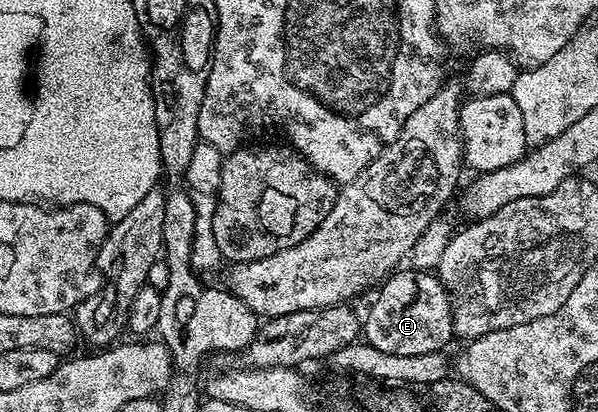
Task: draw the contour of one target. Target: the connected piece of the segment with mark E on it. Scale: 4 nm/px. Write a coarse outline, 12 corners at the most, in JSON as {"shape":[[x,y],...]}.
{"shape":[[396,269],[361,322],[378,351],[422,356],[455,333],[438,273]]}

